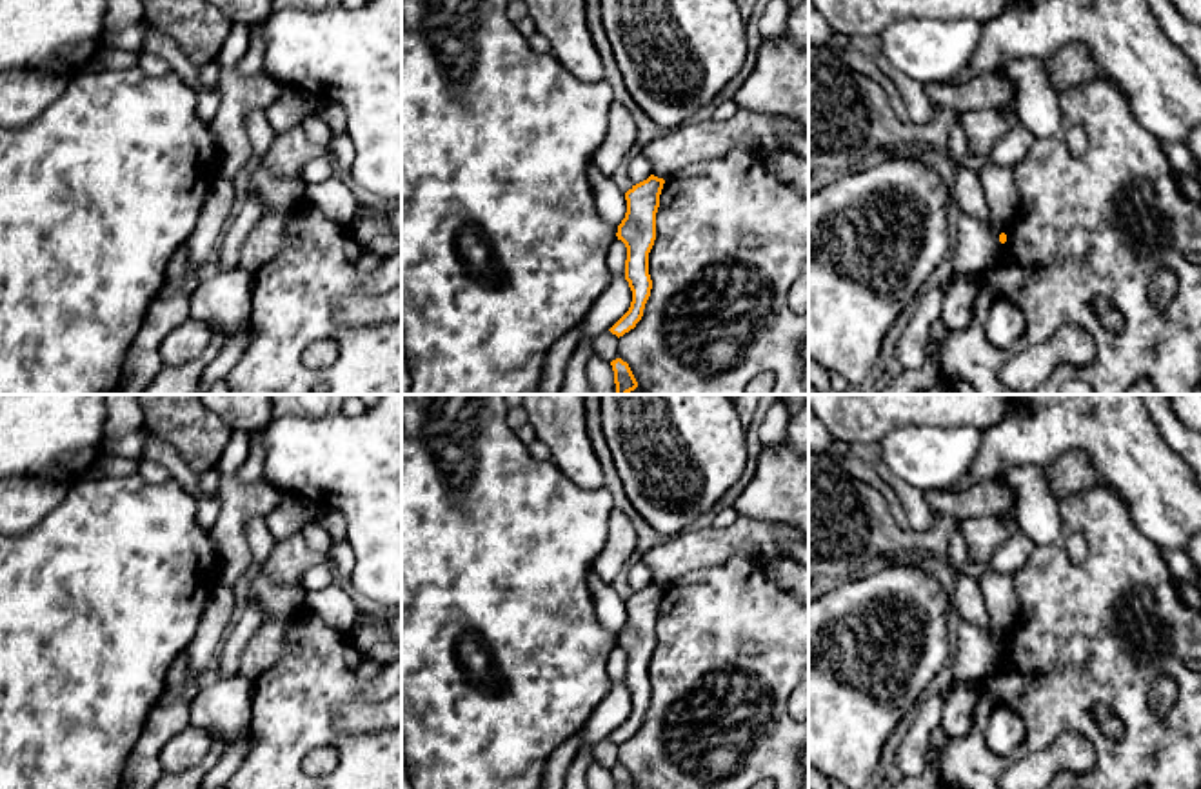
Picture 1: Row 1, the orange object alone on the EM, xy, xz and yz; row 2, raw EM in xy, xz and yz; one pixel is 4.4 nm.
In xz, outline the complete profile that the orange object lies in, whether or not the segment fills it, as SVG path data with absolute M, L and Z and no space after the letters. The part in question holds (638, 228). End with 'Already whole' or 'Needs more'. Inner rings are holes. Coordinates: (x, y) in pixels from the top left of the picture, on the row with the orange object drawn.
M650 175L625 193L627 213L618 240L627 247L625 280L632 291L629 311L609 329L618 338L636 327L650 296L649 253L656 240L656 213L665 180Z. Already whole

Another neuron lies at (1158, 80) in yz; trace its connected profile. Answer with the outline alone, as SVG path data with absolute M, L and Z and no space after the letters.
M1014 0L983 31L978 53L970 65L945 84L968 84L976 76L996 73L1003 60L1045 60L1059 53L1067 44L1081 44L1088 49L1103 76L1117 87L1134 118L1156 138L1186 145L1190 131L1201 124L1201 78L1190 58L1176 47L1161 31L1148 0Z

